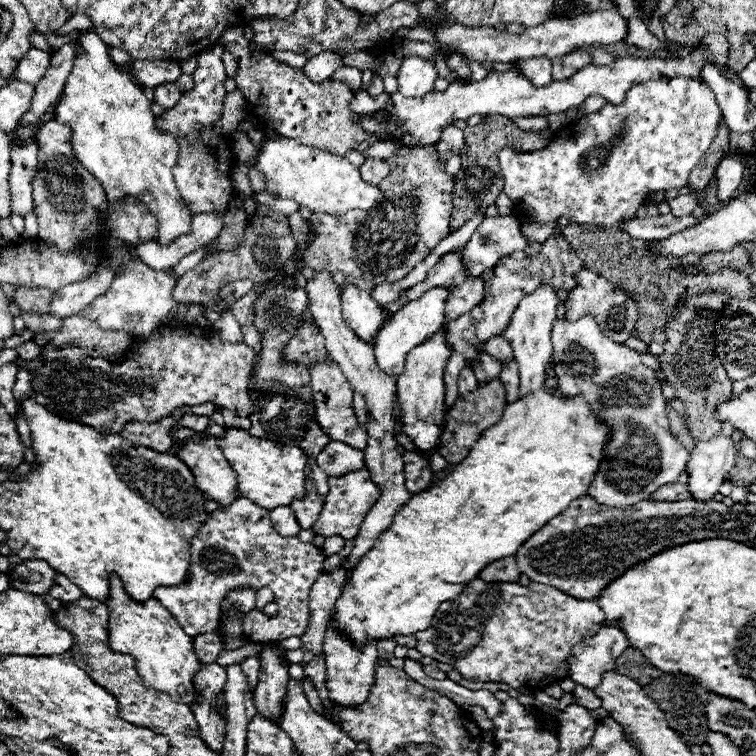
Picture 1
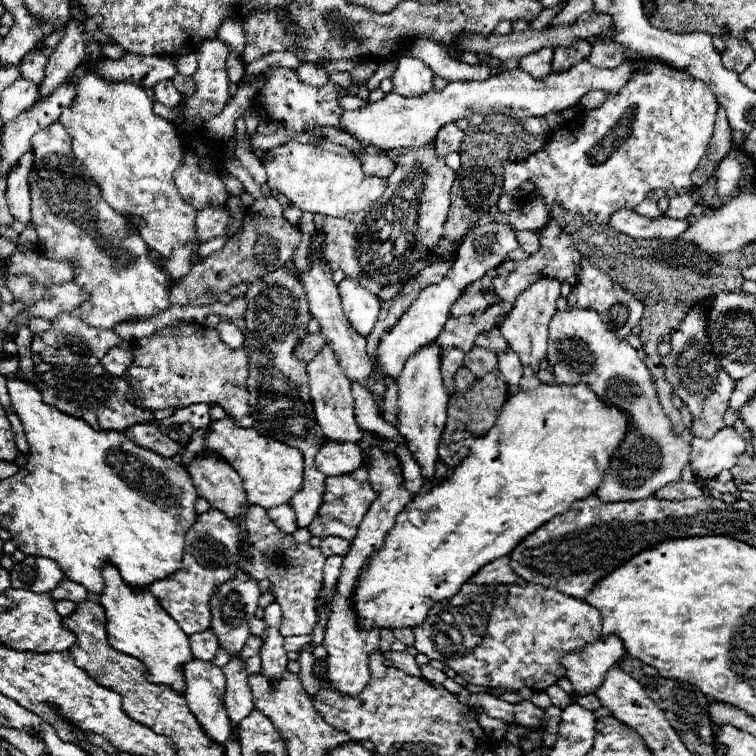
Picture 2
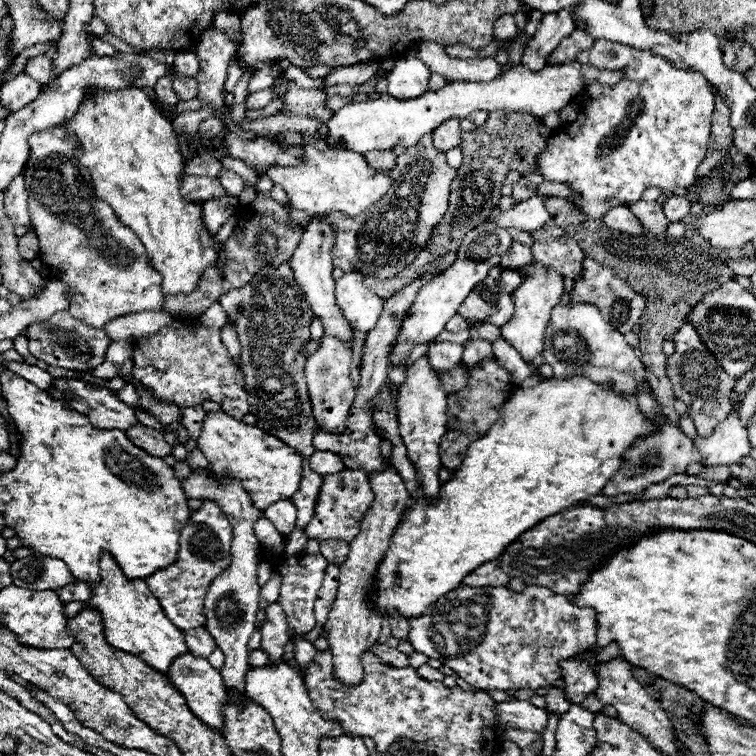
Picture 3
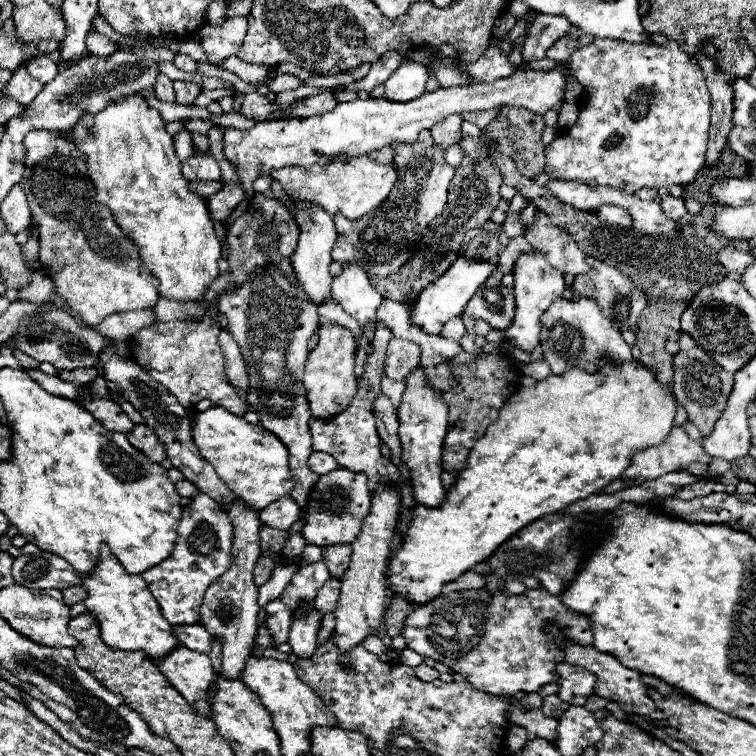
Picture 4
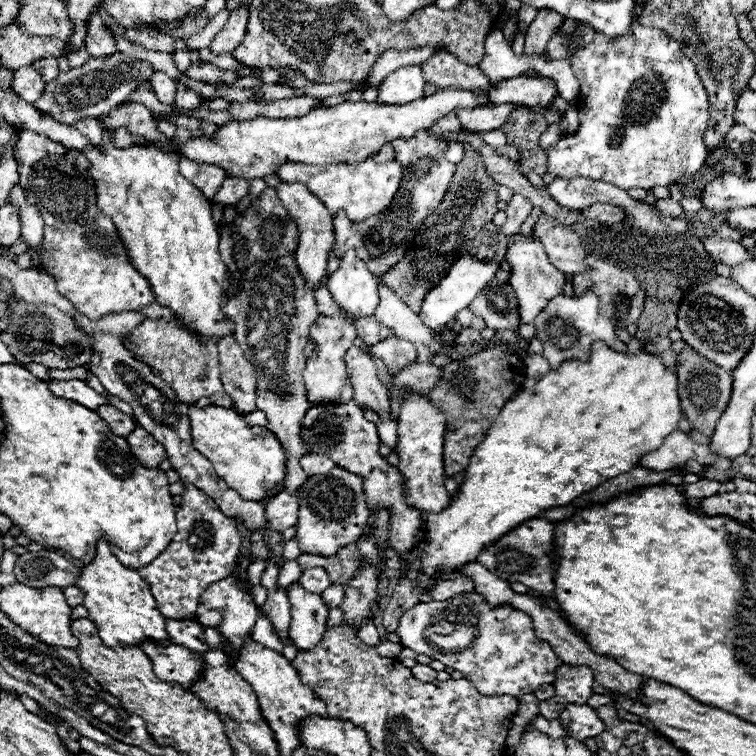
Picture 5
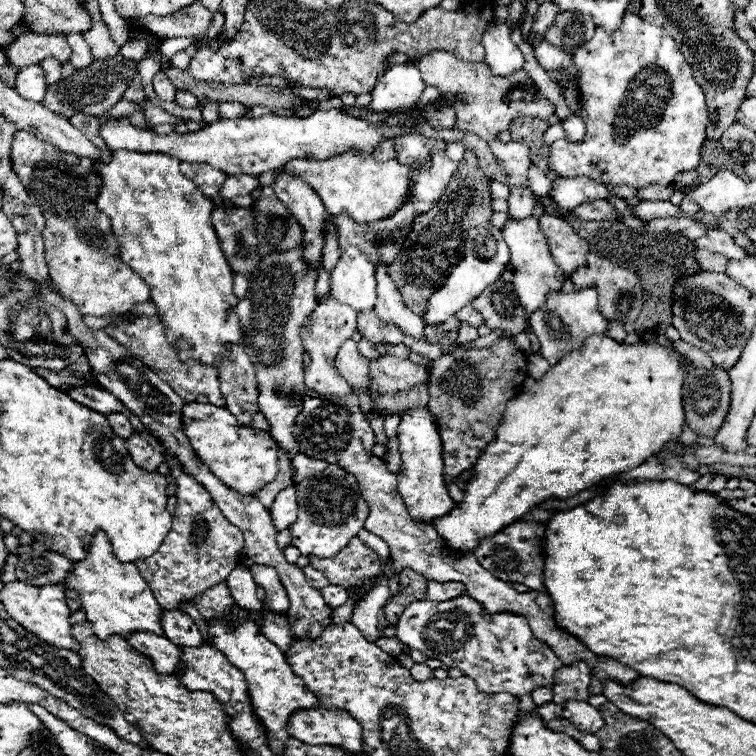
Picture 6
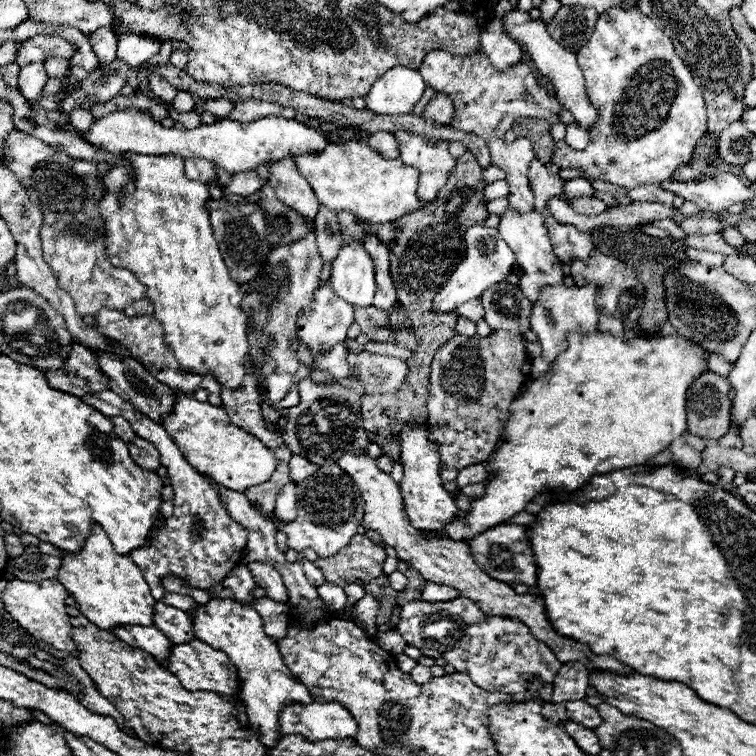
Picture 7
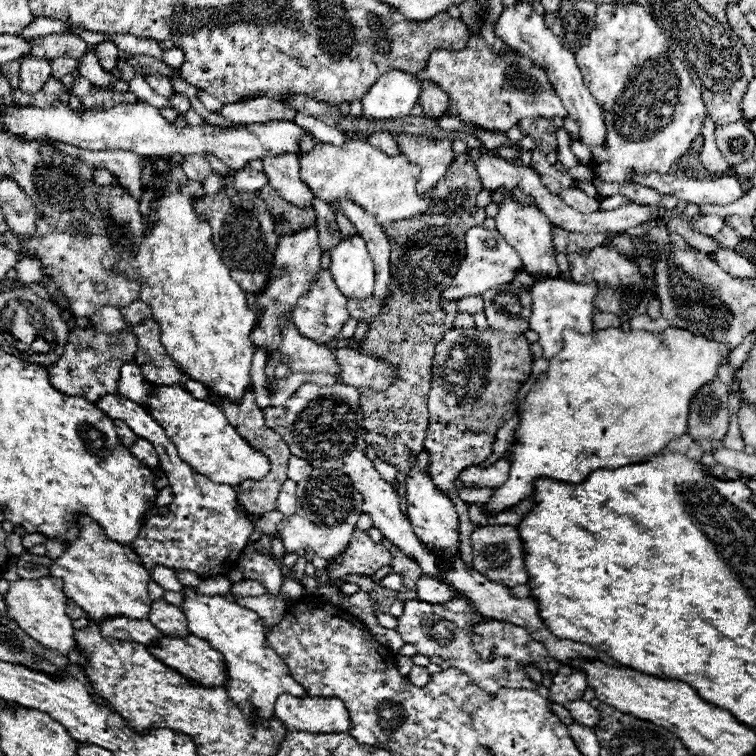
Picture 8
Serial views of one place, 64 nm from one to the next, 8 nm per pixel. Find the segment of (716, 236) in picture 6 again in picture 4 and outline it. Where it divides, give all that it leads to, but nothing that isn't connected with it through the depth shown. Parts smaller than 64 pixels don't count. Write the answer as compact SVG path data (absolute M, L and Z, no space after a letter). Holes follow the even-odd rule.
M726 244L718 250L718 260L726 270L732 272L744 272L742 268L746 268L748 264L754 262L754 258L748 252L740 252L734 248L734 244Z

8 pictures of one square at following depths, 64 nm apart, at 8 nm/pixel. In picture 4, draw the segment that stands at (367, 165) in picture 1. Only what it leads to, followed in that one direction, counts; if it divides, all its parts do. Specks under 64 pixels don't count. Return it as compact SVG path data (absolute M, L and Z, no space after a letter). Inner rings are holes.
M388 146L388 148L382 148L382 150L376 150L370 154L370 158L378 164L390 164L394 160L394 150Z

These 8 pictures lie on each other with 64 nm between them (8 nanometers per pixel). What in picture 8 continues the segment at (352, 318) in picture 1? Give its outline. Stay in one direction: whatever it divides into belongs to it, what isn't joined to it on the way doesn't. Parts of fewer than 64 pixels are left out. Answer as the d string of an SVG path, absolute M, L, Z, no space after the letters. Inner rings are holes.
M360 234L344 238L330 252L334 284L346 298L366 298L374 290L374 262Z

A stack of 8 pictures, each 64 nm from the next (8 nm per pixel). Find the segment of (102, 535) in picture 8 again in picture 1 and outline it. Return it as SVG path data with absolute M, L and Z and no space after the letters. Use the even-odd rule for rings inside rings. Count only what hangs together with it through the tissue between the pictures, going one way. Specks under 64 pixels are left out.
M110 574L110 588L106 606L110 610L108 620L108 642L110 648L118 654L128 654L136 660L136 668L144 682L156 690L168 692L176 700L184 700L186 704L194 702L194 686L192 676L196 674L200 660L196 658L192 638L176 624L168 610L156 600L148 598L146 602L138 602L128 596L122 586L122 580L116 574Z

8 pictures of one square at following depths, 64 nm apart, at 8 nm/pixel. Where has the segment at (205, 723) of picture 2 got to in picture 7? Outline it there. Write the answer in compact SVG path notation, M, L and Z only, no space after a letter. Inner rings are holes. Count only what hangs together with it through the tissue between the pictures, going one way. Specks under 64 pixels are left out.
M112 628L112 634L122 642L150 652L162 666L168 666L166 656L170 654L170 640L158 628Z

